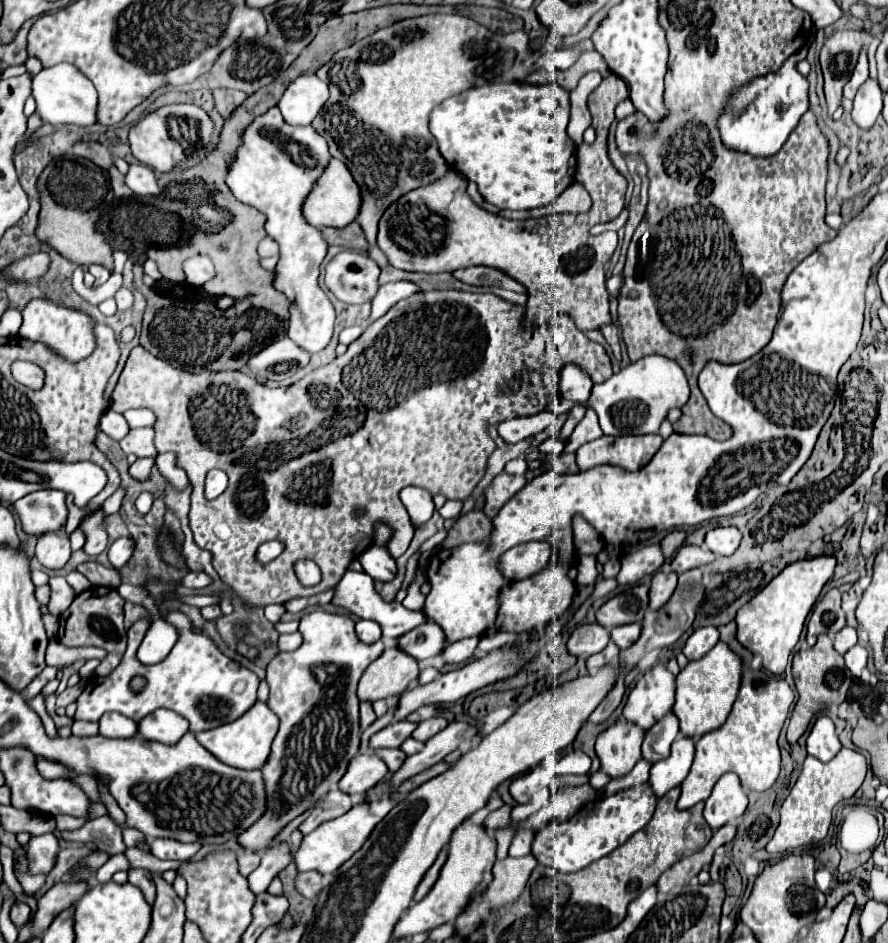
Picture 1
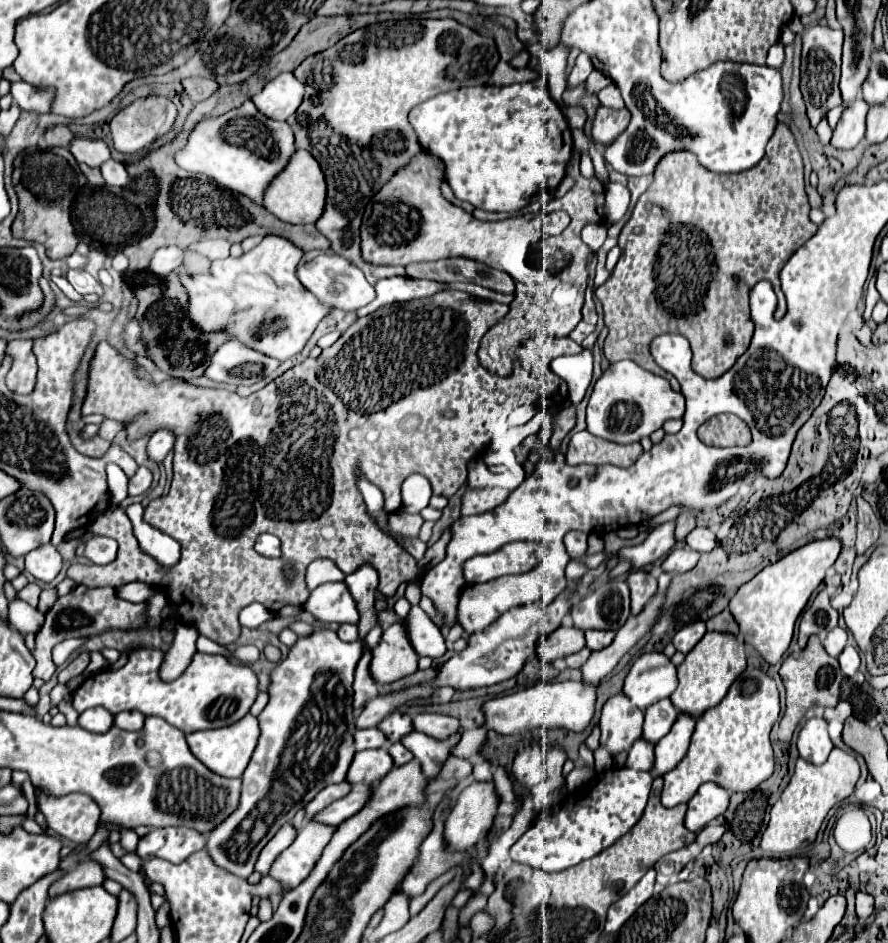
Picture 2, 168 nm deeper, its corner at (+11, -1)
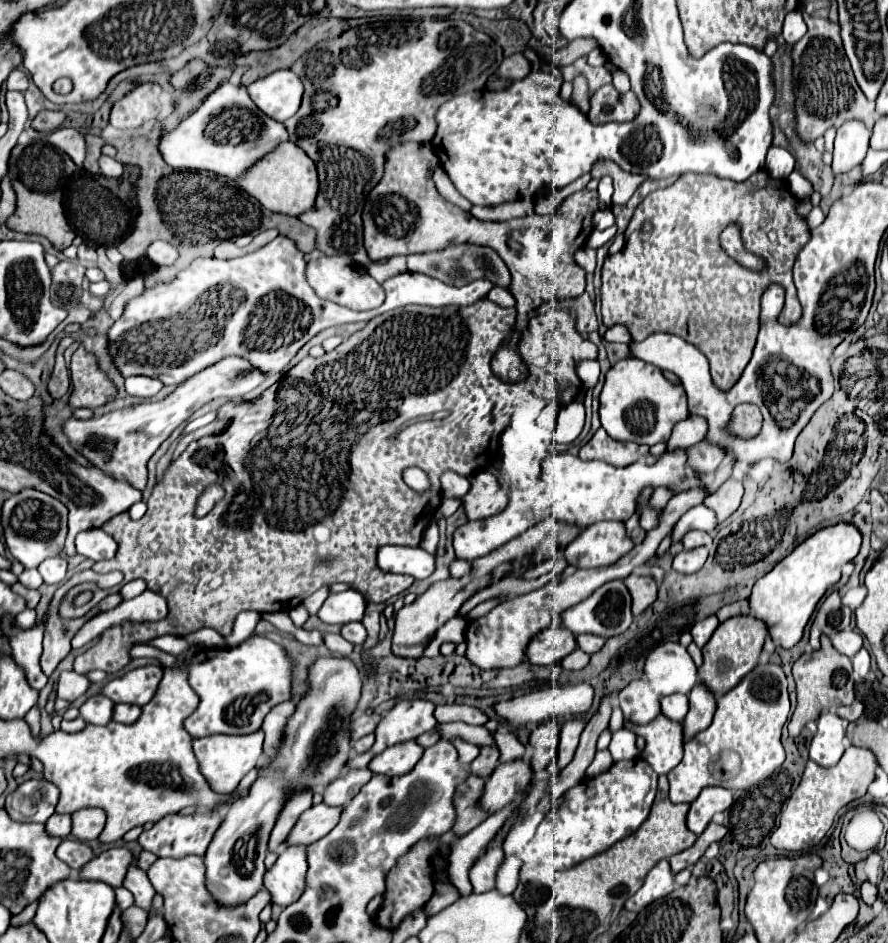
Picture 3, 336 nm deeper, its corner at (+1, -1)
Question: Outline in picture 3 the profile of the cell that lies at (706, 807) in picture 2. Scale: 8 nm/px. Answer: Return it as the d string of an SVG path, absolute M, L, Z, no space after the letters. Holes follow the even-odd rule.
M705 787L701 789L699 797L691 803L691 809L687 813L687 829L699 835L711 821L715 813L721 813L729 809L733 803L731 791L723 787Z

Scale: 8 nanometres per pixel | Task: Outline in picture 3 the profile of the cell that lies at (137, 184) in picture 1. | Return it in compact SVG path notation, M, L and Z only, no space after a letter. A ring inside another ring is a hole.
M107 155L99 157L99 169L101 169L101 175L105 175L105 177L121 177L121 173L123 173L123 165Z

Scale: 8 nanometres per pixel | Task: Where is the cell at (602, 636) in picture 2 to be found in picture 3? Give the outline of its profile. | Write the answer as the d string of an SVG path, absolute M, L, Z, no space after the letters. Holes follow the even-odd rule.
M577 635L577 649L585 651L585 653L597 653L603 647L605 639L597 637L597 635Z

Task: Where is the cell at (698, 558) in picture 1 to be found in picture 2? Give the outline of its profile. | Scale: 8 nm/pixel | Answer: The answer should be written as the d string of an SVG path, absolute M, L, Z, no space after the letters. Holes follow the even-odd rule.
M679 547L667 555L667 559L661 563L661 569L667 573L685 573L685 571L691 571L697 565L697 561L699 561L697 551Z

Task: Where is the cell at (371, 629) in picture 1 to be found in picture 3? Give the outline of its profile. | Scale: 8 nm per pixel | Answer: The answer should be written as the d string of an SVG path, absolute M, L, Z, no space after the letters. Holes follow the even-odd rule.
M345 623L341 629L341 637L345 637L353 645L363 645L367 631L365 631L363 623Z

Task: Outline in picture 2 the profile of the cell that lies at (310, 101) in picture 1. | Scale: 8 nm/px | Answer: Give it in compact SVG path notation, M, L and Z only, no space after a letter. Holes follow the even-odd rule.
M281 73L253 97L253 103L263 115L275 121L287 121L303 103L303 93L305 85L293 73Z

